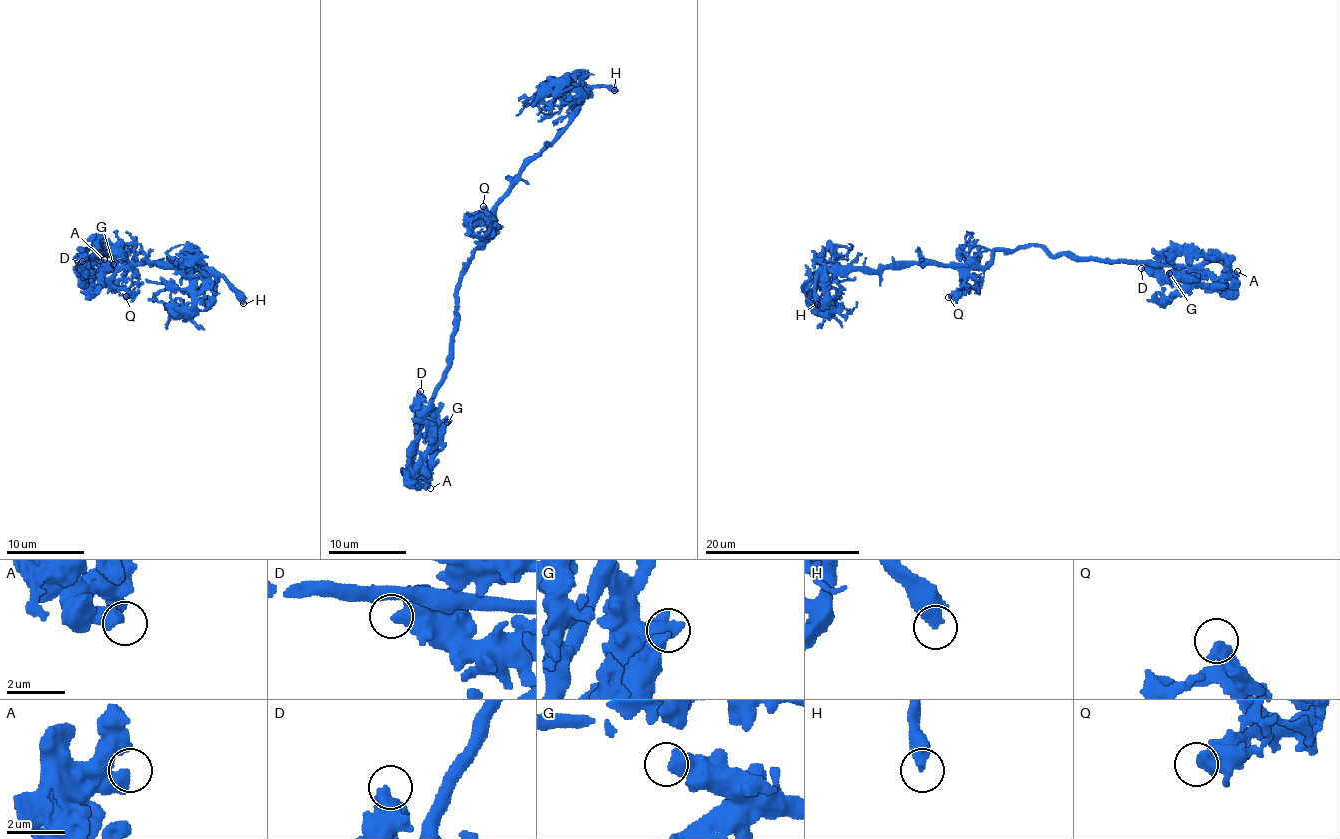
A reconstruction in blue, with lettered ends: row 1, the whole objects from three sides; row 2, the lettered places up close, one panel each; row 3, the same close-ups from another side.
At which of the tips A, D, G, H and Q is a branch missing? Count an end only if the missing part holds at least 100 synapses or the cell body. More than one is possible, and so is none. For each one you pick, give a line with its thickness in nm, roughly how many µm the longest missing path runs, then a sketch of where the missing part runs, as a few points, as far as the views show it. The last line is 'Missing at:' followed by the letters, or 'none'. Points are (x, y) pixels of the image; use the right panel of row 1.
H: 500 nm | 70 µm | (817, 304), (811, 324), (752, 303), (743, 275), (731, 284), (720, 270), (703, 206)
Missing at: H

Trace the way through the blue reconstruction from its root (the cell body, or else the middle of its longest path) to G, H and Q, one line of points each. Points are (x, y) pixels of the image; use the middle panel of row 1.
G: (465, 262), (458, 289), (451, 367), (410, 457), (413, 469), (447, 422)
H: (465, 262), (490, 239), (496, 202), (567, 125), (573, 106), (594, 87), (614, 90)
Q: (465, 262), (494, 227), (487, 221), (487, 209), (483, 206)

